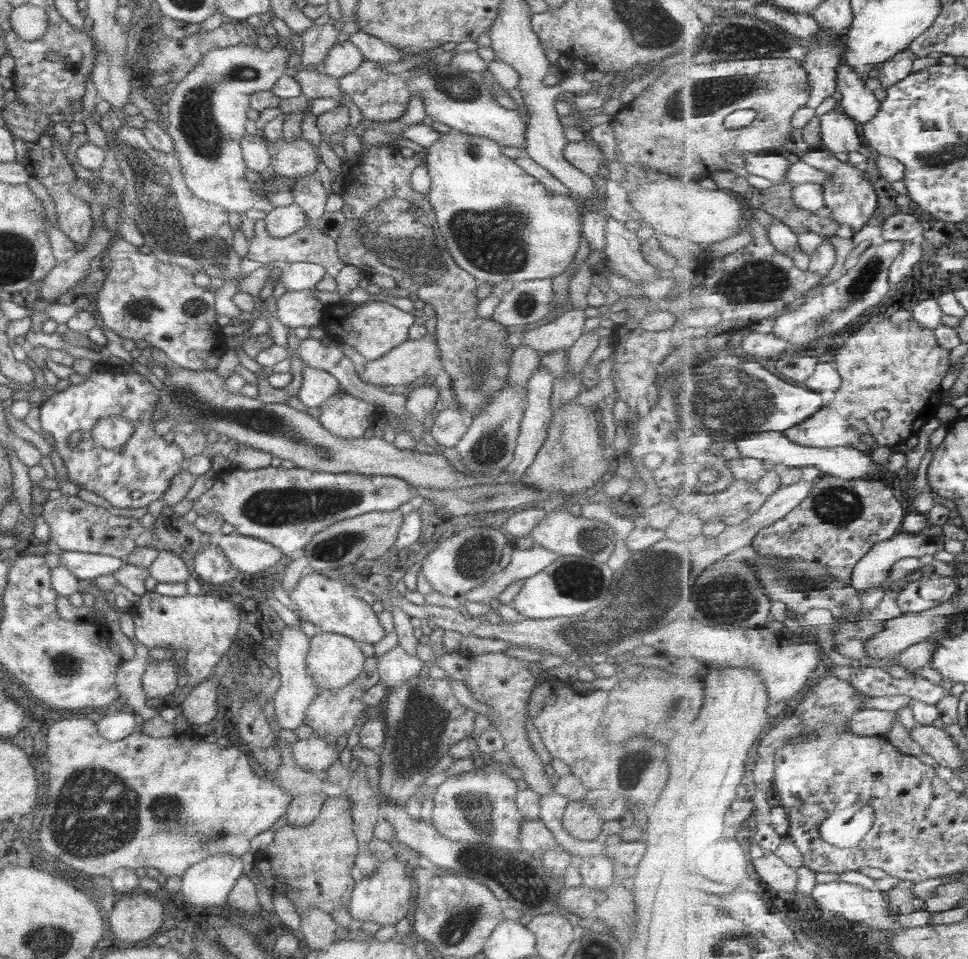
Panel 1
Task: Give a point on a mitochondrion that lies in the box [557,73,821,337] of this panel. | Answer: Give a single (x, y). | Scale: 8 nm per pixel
(758, 280)

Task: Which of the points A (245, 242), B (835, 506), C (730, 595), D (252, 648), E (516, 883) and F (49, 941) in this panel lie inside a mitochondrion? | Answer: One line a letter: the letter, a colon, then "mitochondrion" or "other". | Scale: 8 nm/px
A: other
B: mitochondrion
C: mitochondrion
D: other
E: mitochondrion
F: mitochondrion

